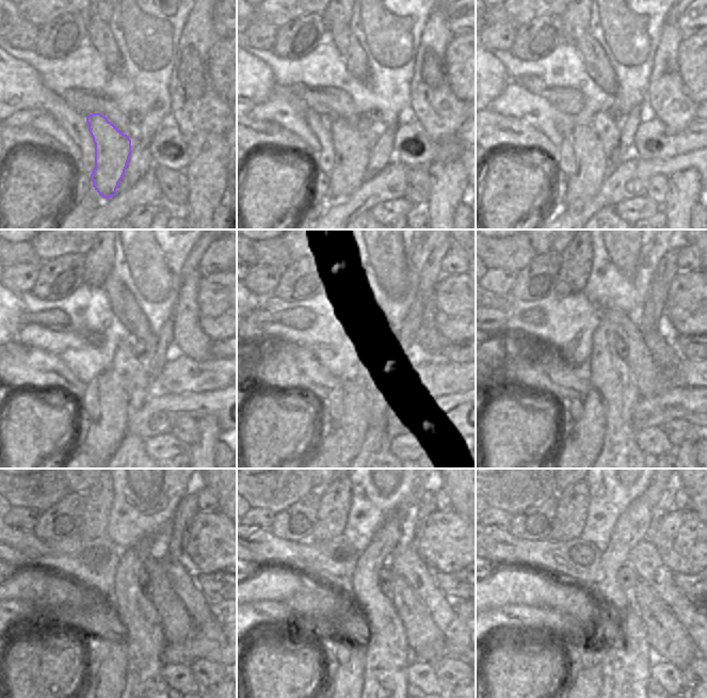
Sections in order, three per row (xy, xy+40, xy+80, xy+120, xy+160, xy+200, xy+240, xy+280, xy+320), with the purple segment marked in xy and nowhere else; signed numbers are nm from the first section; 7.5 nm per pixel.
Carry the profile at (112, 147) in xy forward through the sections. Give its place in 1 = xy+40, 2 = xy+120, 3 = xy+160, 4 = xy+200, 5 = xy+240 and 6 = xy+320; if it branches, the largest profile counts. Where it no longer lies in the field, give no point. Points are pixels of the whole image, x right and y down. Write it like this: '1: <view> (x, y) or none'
1: xy+40 (351, 151)
2: xy+120 (107, 431)
3: xy+160 (342, 443)
4: xy+200 (581, 446)
5: xy+240 (107, 685)
6: xy+320 (587, 685)

